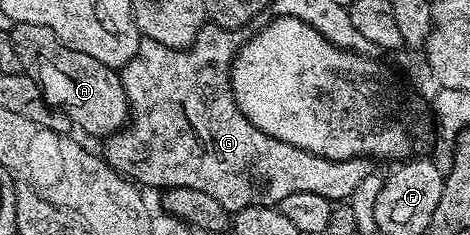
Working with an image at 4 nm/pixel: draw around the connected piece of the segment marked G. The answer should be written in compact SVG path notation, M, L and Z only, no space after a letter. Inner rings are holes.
M207 23L198 29L194 43L189 48L181 50L169 48L168 46L160 46L160 42L156 42L155 40L139 39L136 54L120 70L124 94L127 95L127 102L129 104L129 121L121 131L105 137L104 144L106 144L106 152L104 151L104 159L106 163L111 164L122 176L125 176L127 180L138 186L147 184L150 188L158 188L157 190L165 190L168 188L200 190L204 194L209 194L211 198L216 198L216 202L220 202L220 206L224 206L226 211L231 214L248 206L277 206L284 198L288 198L288 194L320 194L323 198L328 198L332 202L349 201L350 196L356 190L356 186L360 186L360 182L364 182L364 178L372 175L372 168L370 168L371 161L369 159L329 160L323 156L312 154L308 150L300 150L296 146L292 146L288 142L280 142L276 138L264 134L264 130L252 126L250 119L240 110L240 106L236 102L234 91L232 90L230 68L234 65L234 59L236 58L238 49L251 36L252 32L249 27L228 29Z

